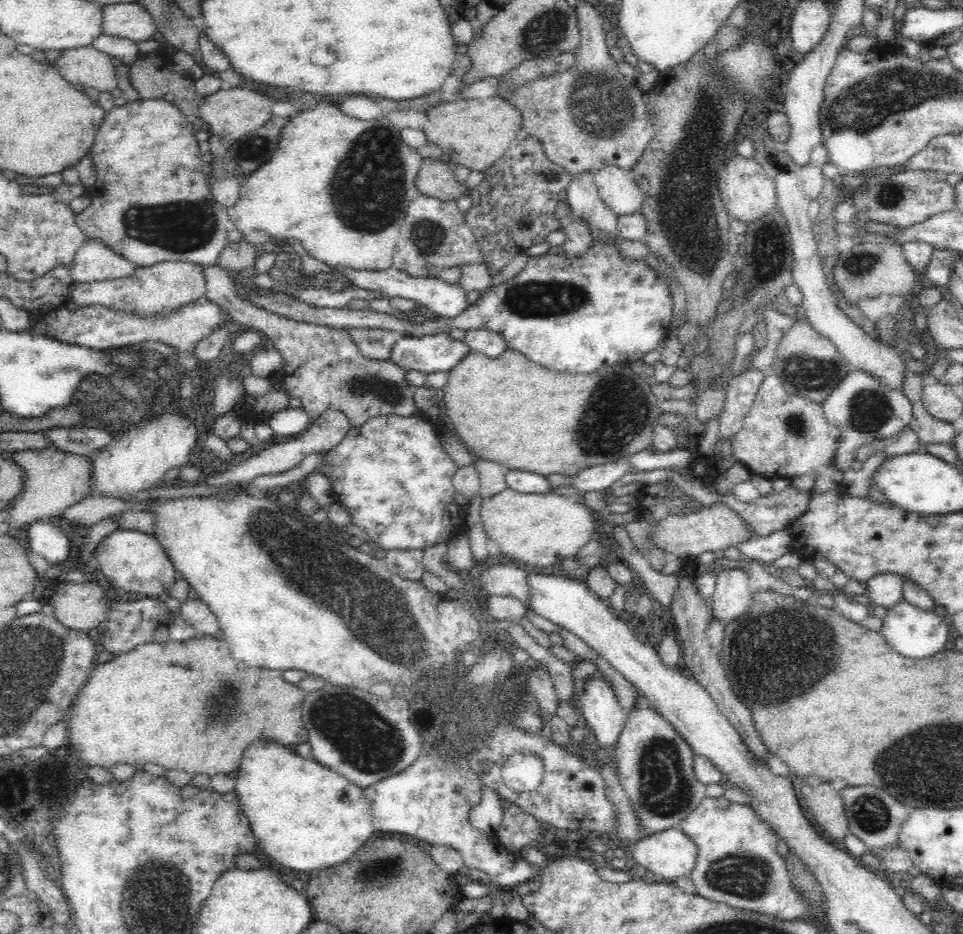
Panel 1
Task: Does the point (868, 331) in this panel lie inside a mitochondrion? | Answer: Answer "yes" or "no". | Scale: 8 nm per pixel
no

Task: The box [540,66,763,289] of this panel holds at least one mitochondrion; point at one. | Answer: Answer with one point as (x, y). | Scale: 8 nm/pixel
(601, 106)

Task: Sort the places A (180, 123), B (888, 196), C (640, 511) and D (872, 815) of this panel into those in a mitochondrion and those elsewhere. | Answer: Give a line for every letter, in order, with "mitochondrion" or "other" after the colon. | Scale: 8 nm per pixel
A: other
B: mitochondrion
C: other
D: mitochondrion

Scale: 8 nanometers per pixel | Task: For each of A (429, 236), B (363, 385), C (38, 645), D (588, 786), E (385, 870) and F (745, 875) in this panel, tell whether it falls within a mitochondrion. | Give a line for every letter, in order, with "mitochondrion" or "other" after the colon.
A: mitochondrion
B: mitochondrion
C: mitochondrion
D: other
E: mitochondrion
F: mitochondrion

